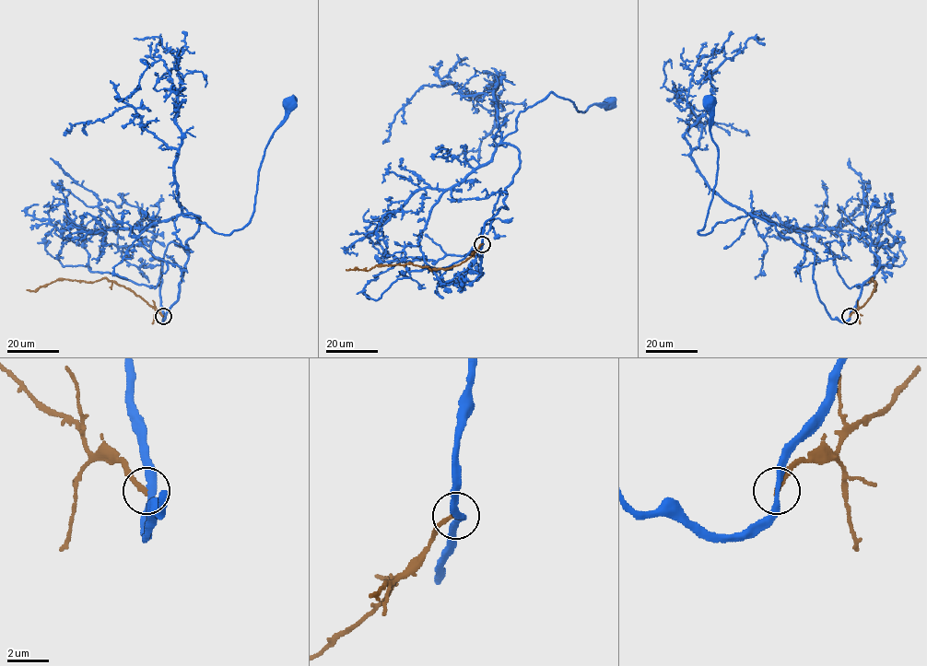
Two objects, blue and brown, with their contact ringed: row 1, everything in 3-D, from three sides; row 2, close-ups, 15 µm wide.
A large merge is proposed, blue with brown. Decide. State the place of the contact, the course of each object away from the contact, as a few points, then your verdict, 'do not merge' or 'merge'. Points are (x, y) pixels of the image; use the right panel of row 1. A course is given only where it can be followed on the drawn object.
at (850, 316); blue runs (850, 316), (830, 317), (813, 278), (815, 253), (773, 224), (748, 214), (698, 233), (718, 168), (709, 102); brown runs (850, 316), (871, 297), (874, 288), (873, 278), (870, 283), (871, 279), (876, 284), (875, 289); do not merge

